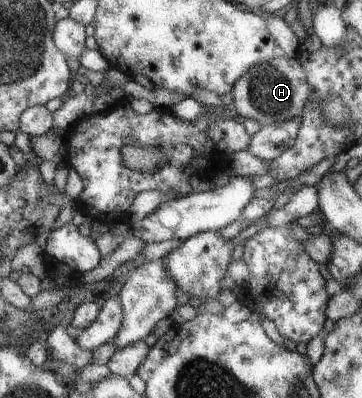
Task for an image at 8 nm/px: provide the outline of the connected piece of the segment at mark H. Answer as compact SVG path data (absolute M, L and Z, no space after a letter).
M283 53L268 62L251 66L232 85L232 98L236 112L244 118L258 121L260 126L279 123L282 120L300 117L309 101L311 88L298 59Z

